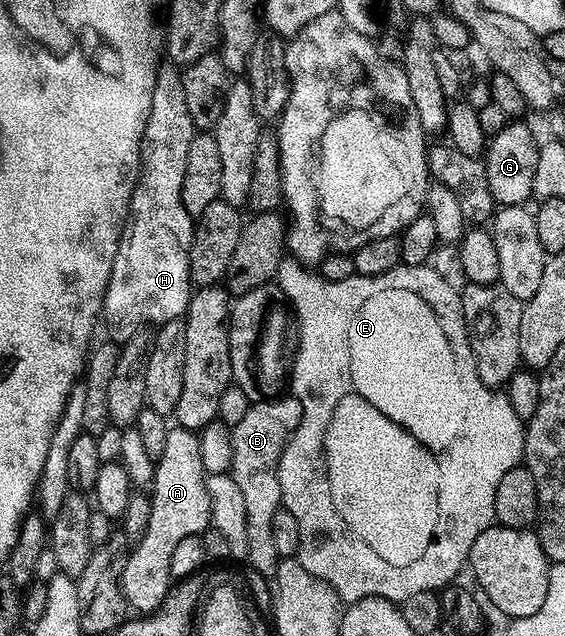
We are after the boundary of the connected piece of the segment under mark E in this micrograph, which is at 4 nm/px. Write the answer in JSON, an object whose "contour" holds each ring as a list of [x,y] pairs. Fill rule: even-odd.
{"contour":[[[292,258],[281,261],[275,283],[281,288],[282,297],[293,303],[291,312],[296,323],[296,351],[292,360],[291,392],[303,406],[303,418],[285,445],[277,467],[281,503],[287,511],[295,514],[295,523],[299,525],[299,550],[295,559],[301,563],[303,570],[307,570],[307,574],[330,584],[342,602],[372,596],[400,602],[411,598],[411,594],[448,588],[458,579],[461,567],[466,567],[475,538],[479,538],[483,530],[494,527],[495,490],[503,474],[518,467],[525,454],[525,424],[519,414],[511,410],[511,402],[504,391],[487,387],[475,370],[469,332],[461,317],[459,292],[447,286],[447,282],[428,266],[406,264],[378,276],[354,274],[342,280],[326,280]]]}

